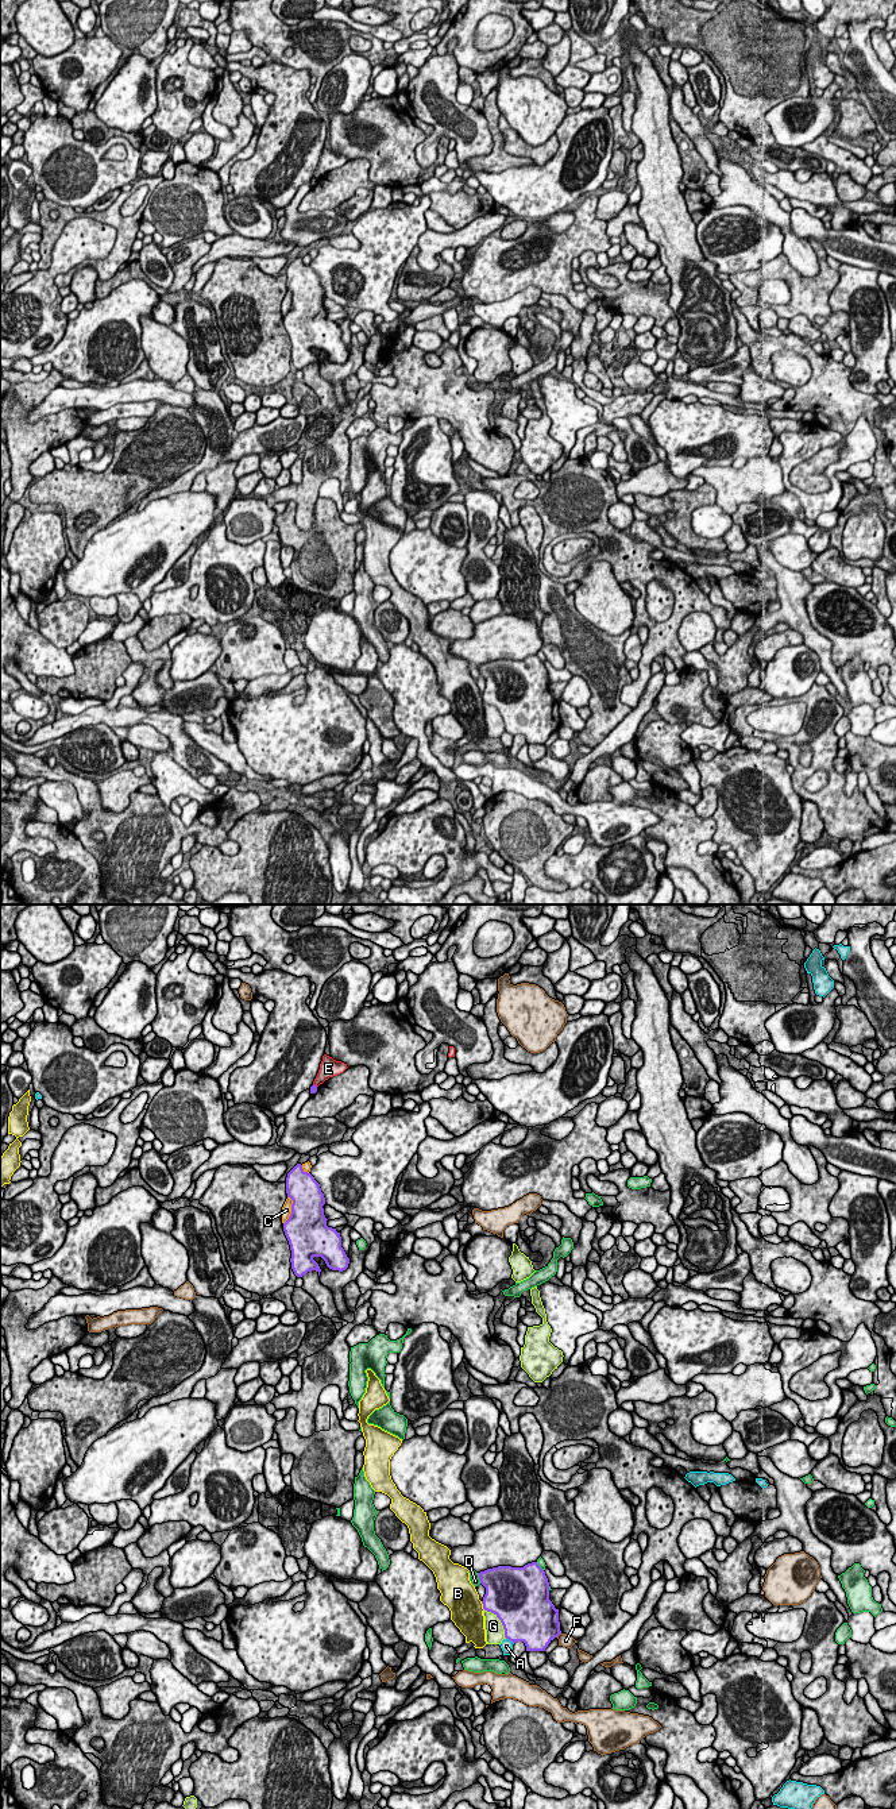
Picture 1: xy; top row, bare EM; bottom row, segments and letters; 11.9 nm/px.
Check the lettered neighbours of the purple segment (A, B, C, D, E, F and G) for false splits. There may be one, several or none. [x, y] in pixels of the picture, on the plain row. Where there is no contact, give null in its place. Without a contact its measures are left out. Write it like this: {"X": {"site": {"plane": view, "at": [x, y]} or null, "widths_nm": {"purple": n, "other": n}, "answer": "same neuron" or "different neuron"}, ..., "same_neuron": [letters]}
{"A": {"site": {"plane": "xy", "at": [510, 733]}, "widths_nm": {"purple": 440, "other": 140}, "answer": "different neuron"}, "B": {"site": {"plane": "xy", "at": [483, 698]}, "widths_nm": {"purple": 420, "other": 380}, "answer": "different neuron"}, "C": {"site": {"plane": "xy", "at": [292, 303]}, "widths_nm": {"purple": 480, "other": 130}, "answer": "different neuron"}, "D": {"site": {"plane": "xy", "at": [479, 671]}, "widths_nm": {"purple": 380, "other": 120}, "answer": "different neuron"}, "E": {"site": {"plane": "xy", "at": [316, 178]}, "widths_nm": {"purple": 90, "other": 190}, "answer": "different neuron"}, "F": {"site": {"plane": "xy", "at": [557, 728]}, "widths_nm": {"purple": 460, "other": 160}, "answer": "different neuron"}, "G": {"site": {"plane": "xy", "at": [501, 714]}, "widths_nm": {"purple": 500, "other": 220}, "answer": "different neuron"}, "same_neuron": []}

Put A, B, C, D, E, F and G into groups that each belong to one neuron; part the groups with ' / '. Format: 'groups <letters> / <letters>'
groups A / B / C / D / E / F / G

